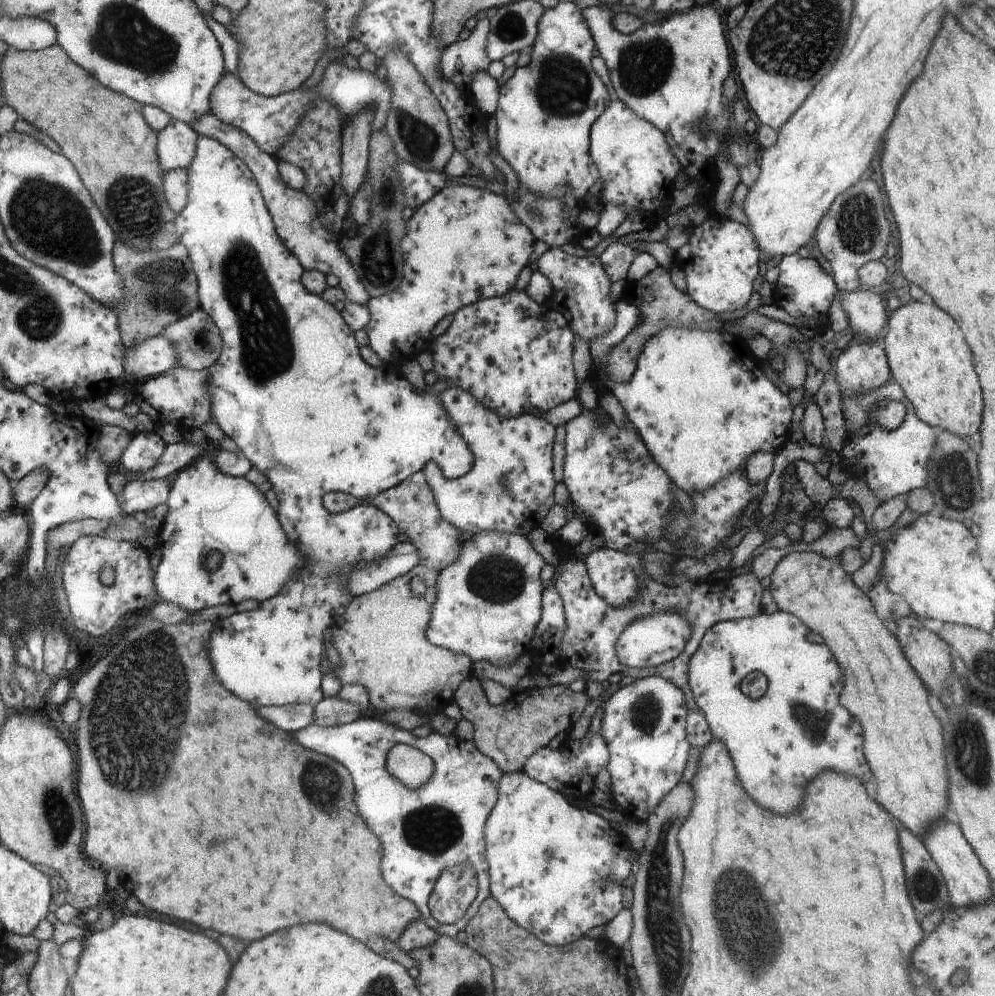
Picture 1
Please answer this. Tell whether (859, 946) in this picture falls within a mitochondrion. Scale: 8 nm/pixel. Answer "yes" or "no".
no

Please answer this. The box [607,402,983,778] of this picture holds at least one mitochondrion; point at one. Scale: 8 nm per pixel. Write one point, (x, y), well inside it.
(954, 486)

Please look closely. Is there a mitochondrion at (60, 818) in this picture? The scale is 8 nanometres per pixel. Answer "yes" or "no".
yes

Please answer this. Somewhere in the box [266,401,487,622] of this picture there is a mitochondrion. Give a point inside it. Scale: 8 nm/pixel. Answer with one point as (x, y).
(341, 503)

